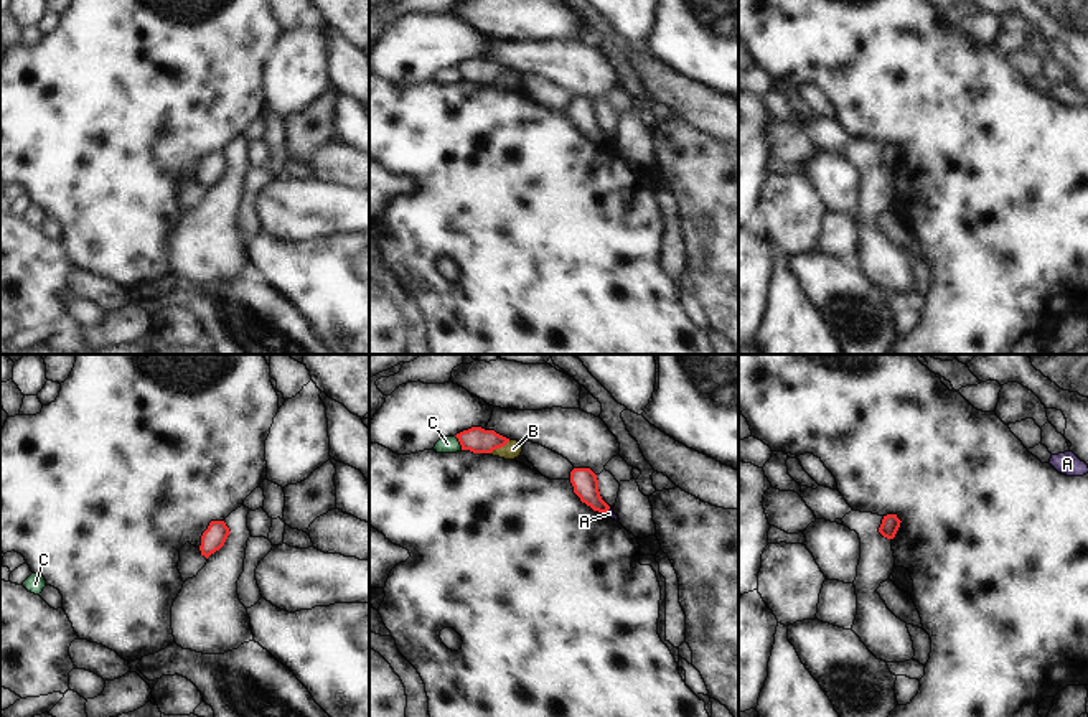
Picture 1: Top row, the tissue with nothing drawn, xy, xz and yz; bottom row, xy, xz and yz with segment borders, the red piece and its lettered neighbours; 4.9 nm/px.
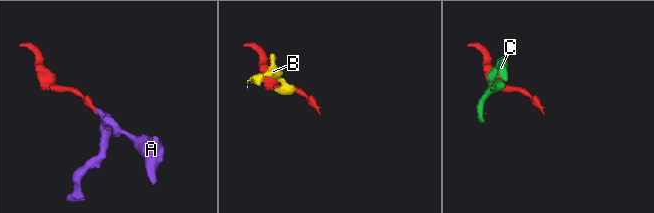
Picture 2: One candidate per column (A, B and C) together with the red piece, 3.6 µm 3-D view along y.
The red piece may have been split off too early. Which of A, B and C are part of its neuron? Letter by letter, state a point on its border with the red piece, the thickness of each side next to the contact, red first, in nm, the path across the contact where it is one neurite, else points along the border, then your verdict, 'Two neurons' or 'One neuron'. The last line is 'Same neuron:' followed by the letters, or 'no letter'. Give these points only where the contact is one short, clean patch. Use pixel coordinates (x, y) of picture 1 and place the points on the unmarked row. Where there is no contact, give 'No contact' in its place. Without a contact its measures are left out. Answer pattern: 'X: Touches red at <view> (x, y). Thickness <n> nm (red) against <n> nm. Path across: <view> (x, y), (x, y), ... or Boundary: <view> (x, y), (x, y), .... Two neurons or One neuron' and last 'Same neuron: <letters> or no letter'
A: Touches red at xz (607, 140). Thickness 130 nm (red) against 40 nm. Path across: xz (586, 116), (587, 122), (607, 140), (609, 144). One neuron
B: Touches red at xz (497, 78). Thickness 130 nm (red) against 90 nm. Boundary: xz (510, 71), (485, 84). Two neurons
C: Touches red at xz (459, 71). Thickness 130 nm (red) against 80 nm. Boundary: xz (455, 66), (462, 79). Two neurons
Same neuron: A.

